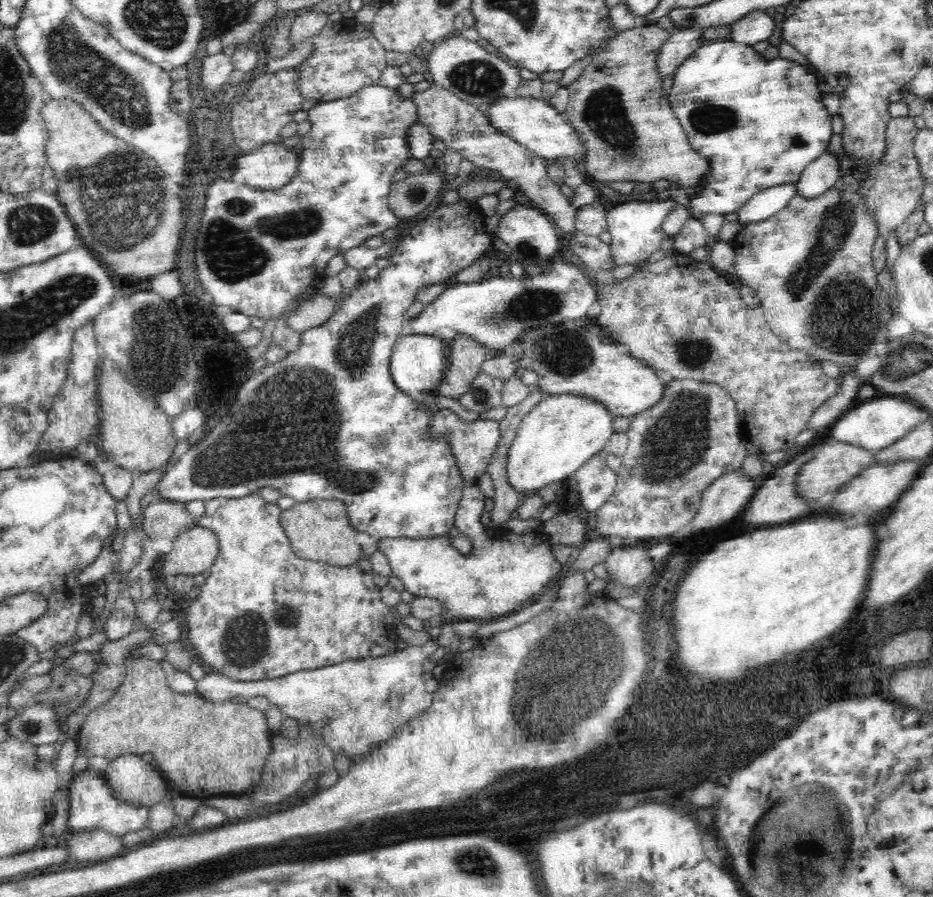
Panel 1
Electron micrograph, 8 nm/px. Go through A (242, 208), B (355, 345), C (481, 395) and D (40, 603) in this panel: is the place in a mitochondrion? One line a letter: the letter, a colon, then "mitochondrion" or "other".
A: mitochondrion
B: mitochondrion
C: mitochondrion
D: other

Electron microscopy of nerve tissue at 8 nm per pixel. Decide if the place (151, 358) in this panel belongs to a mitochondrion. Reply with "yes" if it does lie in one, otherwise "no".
yes

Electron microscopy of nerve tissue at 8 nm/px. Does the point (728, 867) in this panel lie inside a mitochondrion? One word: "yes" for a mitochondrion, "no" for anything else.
no

